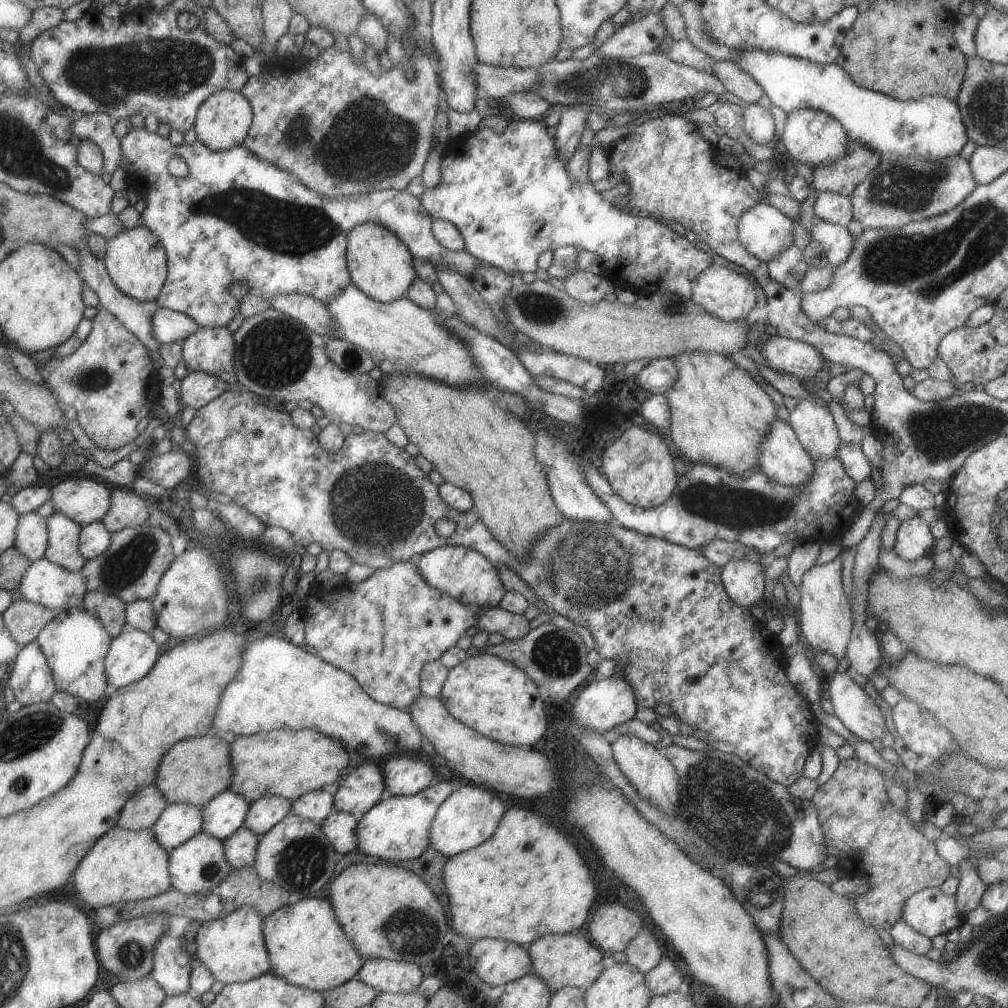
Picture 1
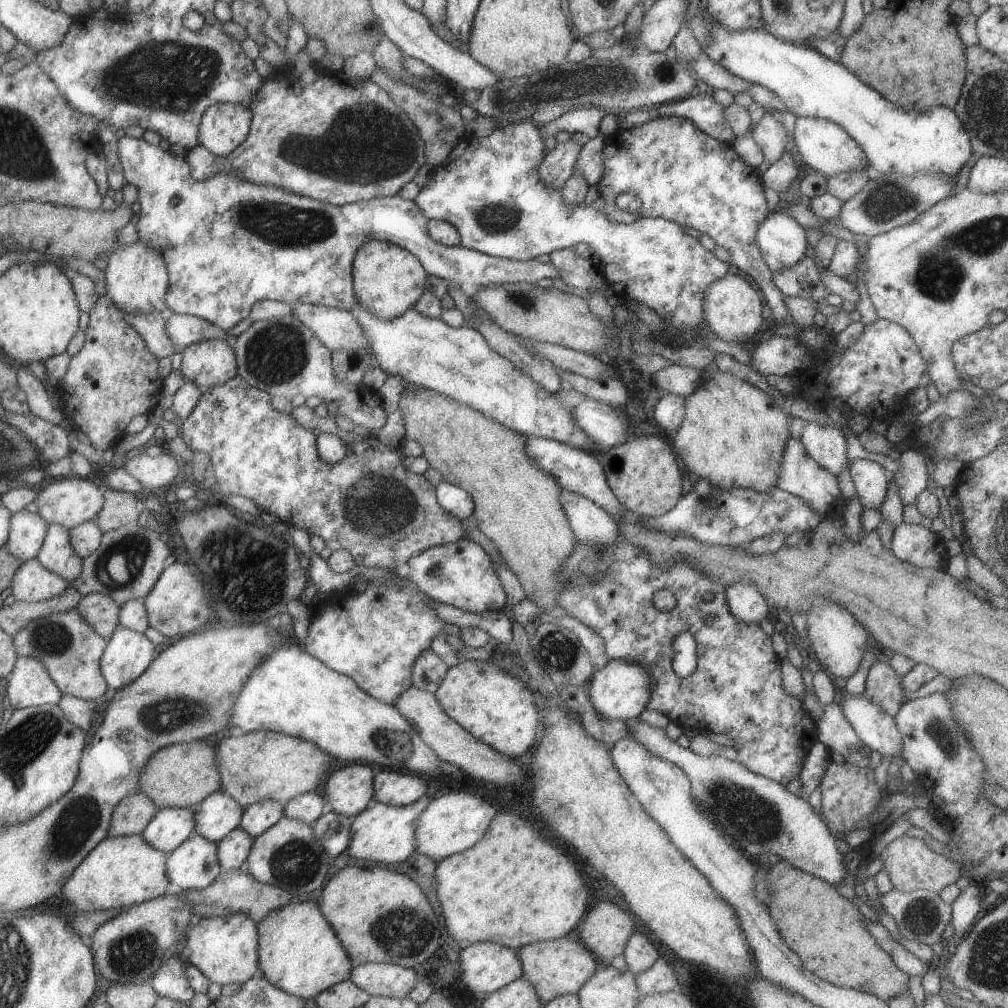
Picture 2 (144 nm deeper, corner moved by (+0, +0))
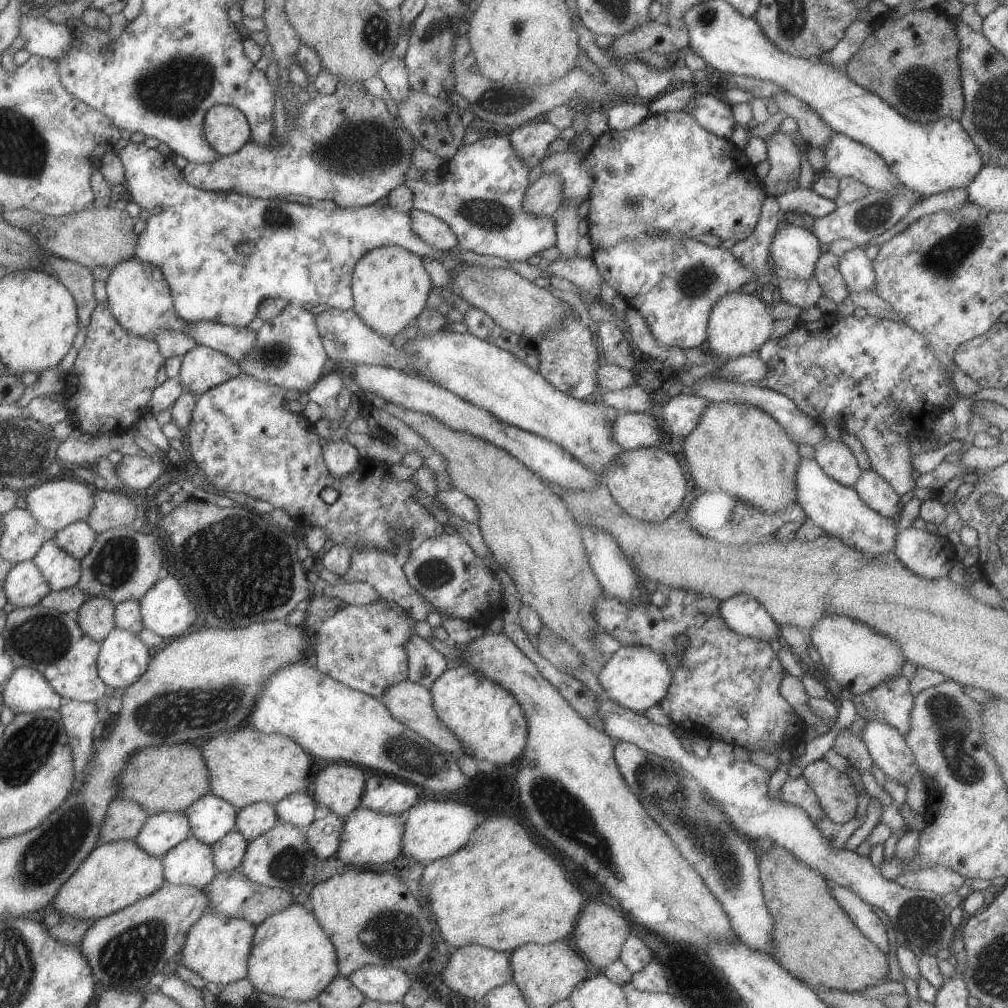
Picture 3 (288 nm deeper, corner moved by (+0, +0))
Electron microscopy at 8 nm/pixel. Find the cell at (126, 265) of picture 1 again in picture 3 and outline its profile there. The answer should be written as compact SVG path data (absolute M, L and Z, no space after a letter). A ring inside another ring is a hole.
M131 256L131 258L119 262L115 268L111 268L105 288L107 288L109 310L111 310L113 318L123 326L123 330L129 330L135 336L149 338L149 340L161 328L173 330L173 332L185 332L185 320L181 320L177 316L177 312L173 308L169 284L157 266Z

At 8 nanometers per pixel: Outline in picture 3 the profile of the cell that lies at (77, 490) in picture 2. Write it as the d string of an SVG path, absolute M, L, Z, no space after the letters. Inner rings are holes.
M57 476L45 484L37 484L37 488L31 488L29 492L25 492L25 502L27 502L25 508L33 514L33 518L49 534L55 534L55 532L67 528L69 524L87 520L91 510L95 508L95 494L93 494L93 488L85 482L75 482L75 480L71 482L69 478Z

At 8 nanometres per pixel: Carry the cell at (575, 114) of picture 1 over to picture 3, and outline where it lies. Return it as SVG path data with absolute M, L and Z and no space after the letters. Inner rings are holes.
M541 174L529 188L523 198L523 208L529 214L551 218L555 210L563 204L561 174Z

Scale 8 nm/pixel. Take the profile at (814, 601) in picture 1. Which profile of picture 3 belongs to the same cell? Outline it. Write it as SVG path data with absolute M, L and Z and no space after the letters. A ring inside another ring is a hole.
M827 614L813 626L809 626L809 632L811 644L821 656L819 672L825 672L825 676L835 680L849 696L861 696L877 684L895 678L901 672L899 666L905 662L897 642L885 638L883 634L877 634L877 630L873 630L871 626L849 616Z

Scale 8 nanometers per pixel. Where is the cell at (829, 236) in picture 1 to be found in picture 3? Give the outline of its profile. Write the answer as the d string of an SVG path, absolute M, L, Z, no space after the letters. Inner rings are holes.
M853 246L839 258L839 272L847 284L849 292L863 292L871 290L875 284L875 270L873 262L865 256L863 248Z

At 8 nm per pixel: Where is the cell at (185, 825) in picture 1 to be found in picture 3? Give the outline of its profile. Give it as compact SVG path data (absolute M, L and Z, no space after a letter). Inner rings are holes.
M161 812L155 816L149 816L135 836L137 846L141 846L147 854L163 858L171 848L175 848L179 842L191 838L189 820L185 814L173 814L173 812Z

